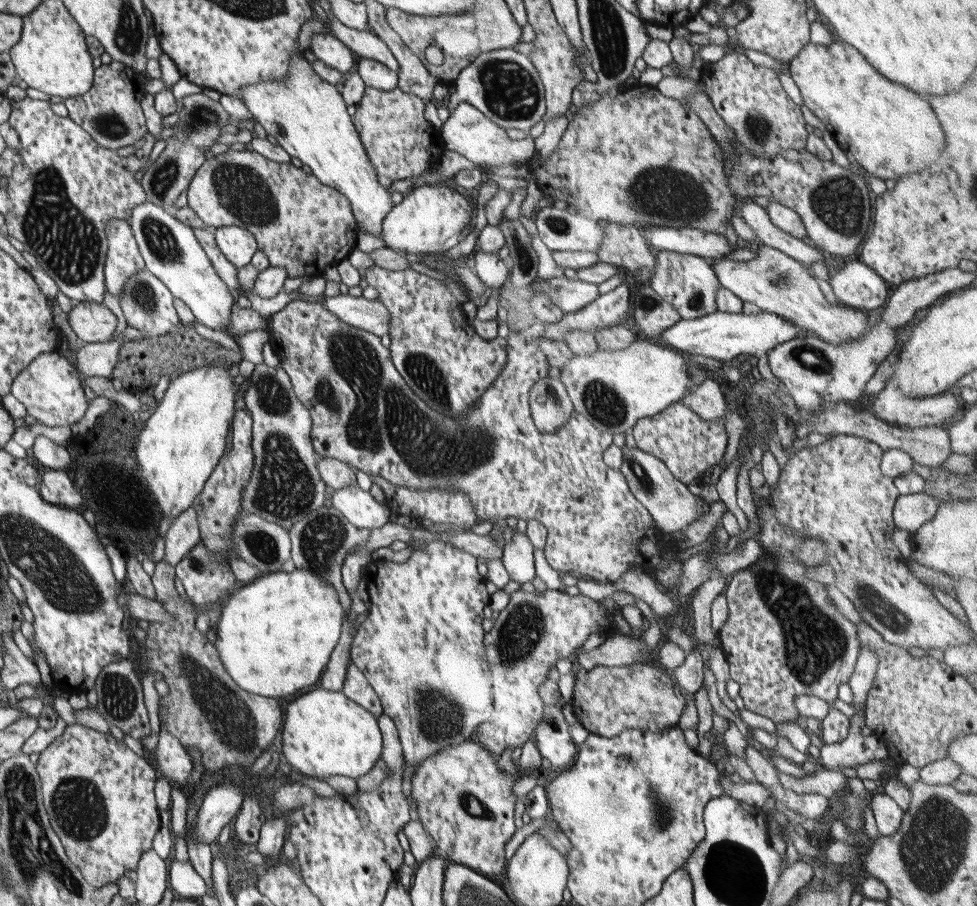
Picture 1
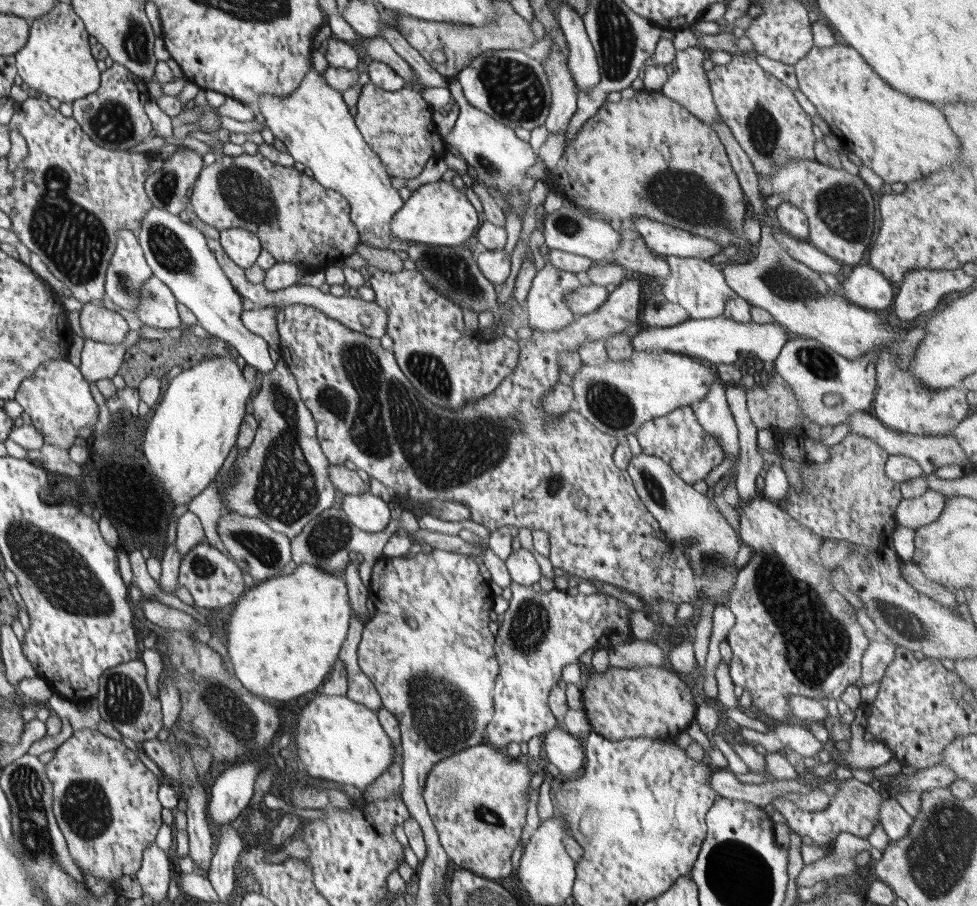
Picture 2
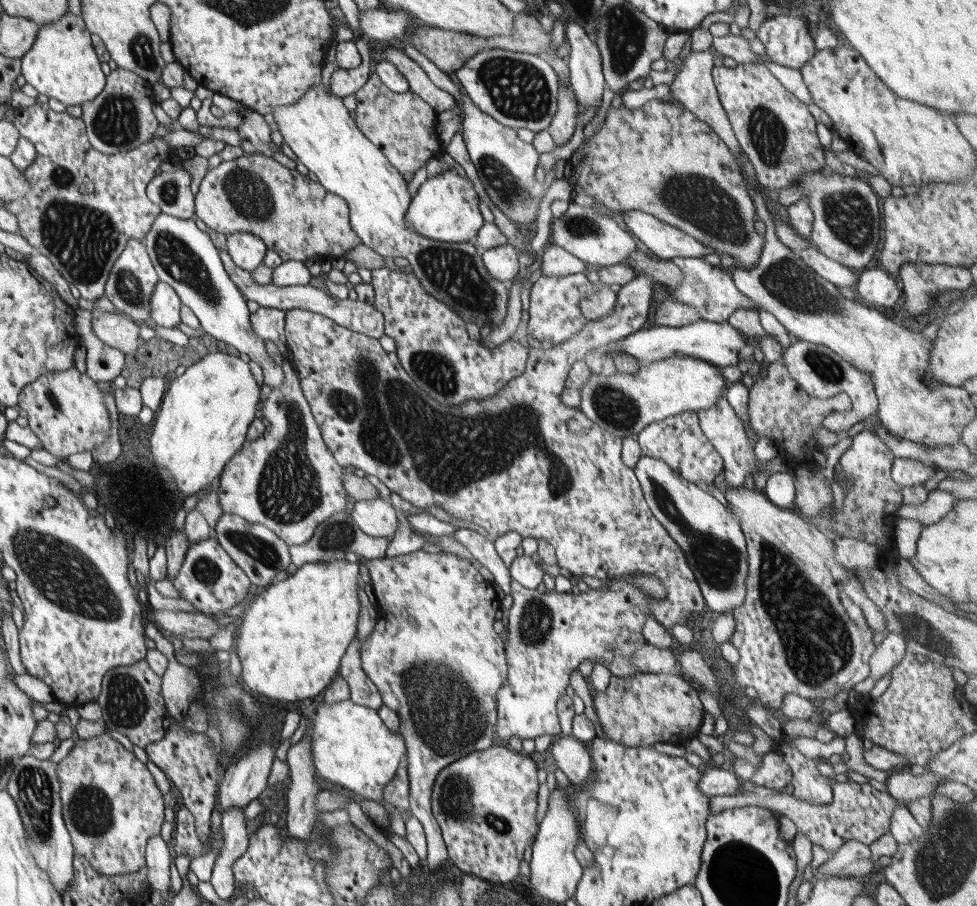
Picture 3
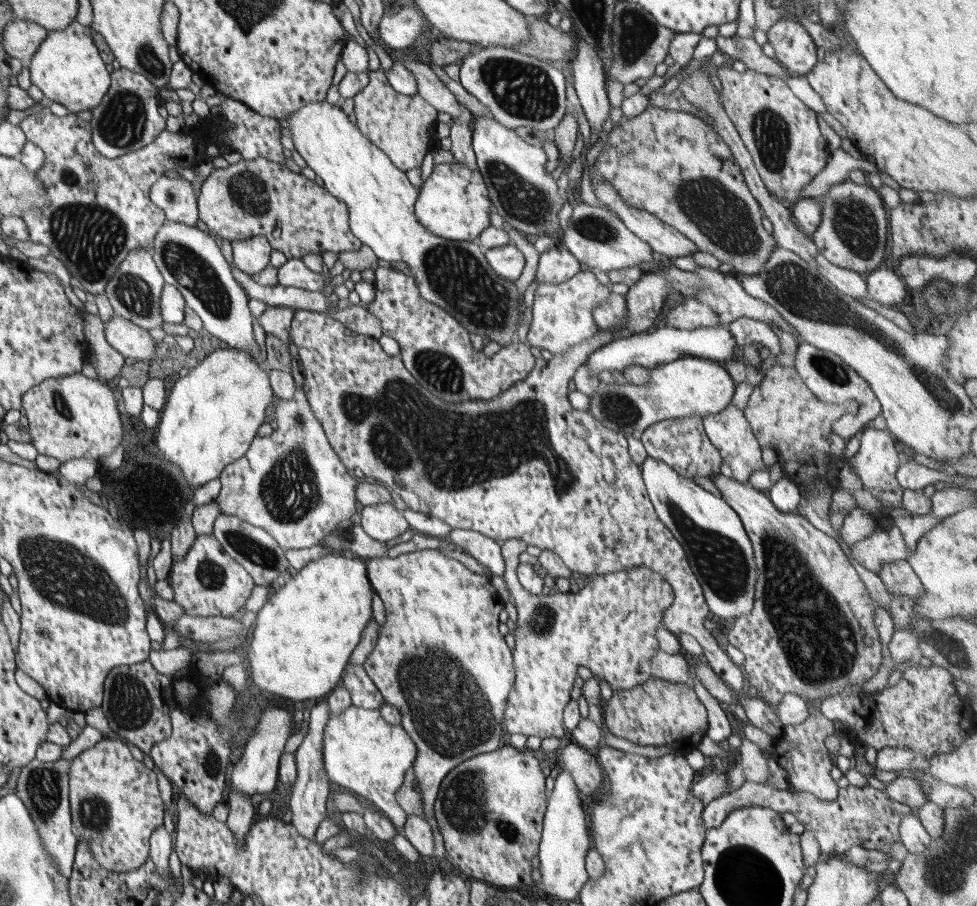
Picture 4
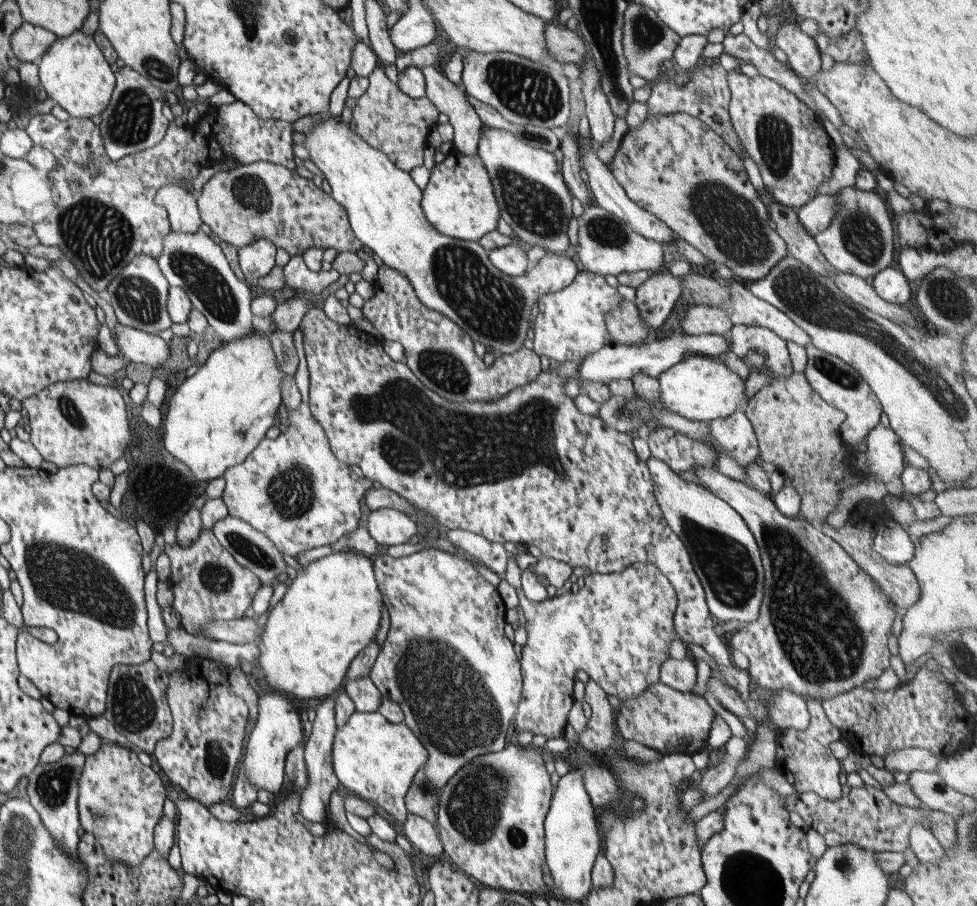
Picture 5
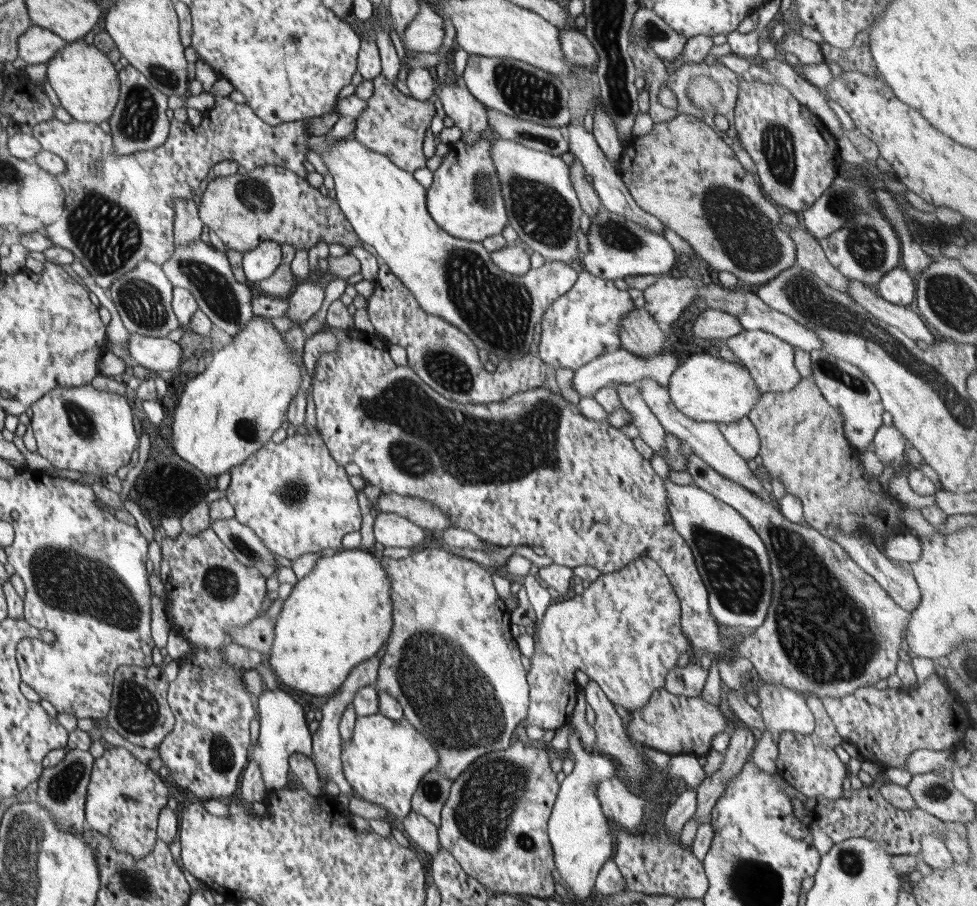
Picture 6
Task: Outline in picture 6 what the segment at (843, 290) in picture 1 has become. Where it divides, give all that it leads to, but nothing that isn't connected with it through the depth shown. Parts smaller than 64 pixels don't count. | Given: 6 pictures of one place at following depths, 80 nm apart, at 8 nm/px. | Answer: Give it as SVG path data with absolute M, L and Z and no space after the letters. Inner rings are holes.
M901 267L893 268L887 272L875 289L878 295L888 302L905 307L914 302L915 281L909 272Z

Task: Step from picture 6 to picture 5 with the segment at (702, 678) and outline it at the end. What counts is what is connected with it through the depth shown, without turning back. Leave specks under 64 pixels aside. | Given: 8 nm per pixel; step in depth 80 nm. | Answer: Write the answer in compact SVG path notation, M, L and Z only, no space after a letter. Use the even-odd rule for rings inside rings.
M688 658L663 660L660 667L660 683L684 693L693 693L698 670L696 663Z

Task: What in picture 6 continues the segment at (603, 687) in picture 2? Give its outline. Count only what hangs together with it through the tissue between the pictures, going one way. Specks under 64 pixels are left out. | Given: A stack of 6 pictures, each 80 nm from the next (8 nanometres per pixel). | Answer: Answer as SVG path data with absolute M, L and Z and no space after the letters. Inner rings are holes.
M664 688L656 690L650 700L639 710L633 710L628 723L627 735L640 746L656 749L669 755L708 755L712 738L720 732L729 732L727 720L716 705L701 696L674 695Z

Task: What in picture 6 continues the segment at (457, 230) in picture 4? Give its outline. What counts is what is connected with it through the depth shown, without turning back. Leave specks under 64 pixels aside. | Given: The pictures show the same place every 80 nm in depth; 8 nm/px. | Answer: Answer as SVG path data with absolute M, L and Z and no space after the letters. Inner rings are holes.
M489 139L476 143L452 142L426 193L426 210L436 224L453 237L481 243L485 238L501 234L508 222L504 210L501 184L491 155Z

